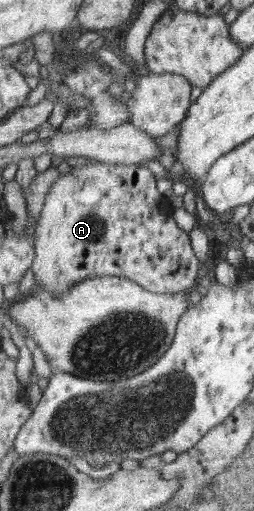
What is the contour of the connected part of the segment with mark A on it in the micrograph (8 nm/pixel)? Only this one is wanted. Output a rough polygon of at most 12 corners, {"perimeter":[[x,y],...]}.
{"perimeter":[[141,165],[72,166],[36,227],[35,289],[201,264]]}

